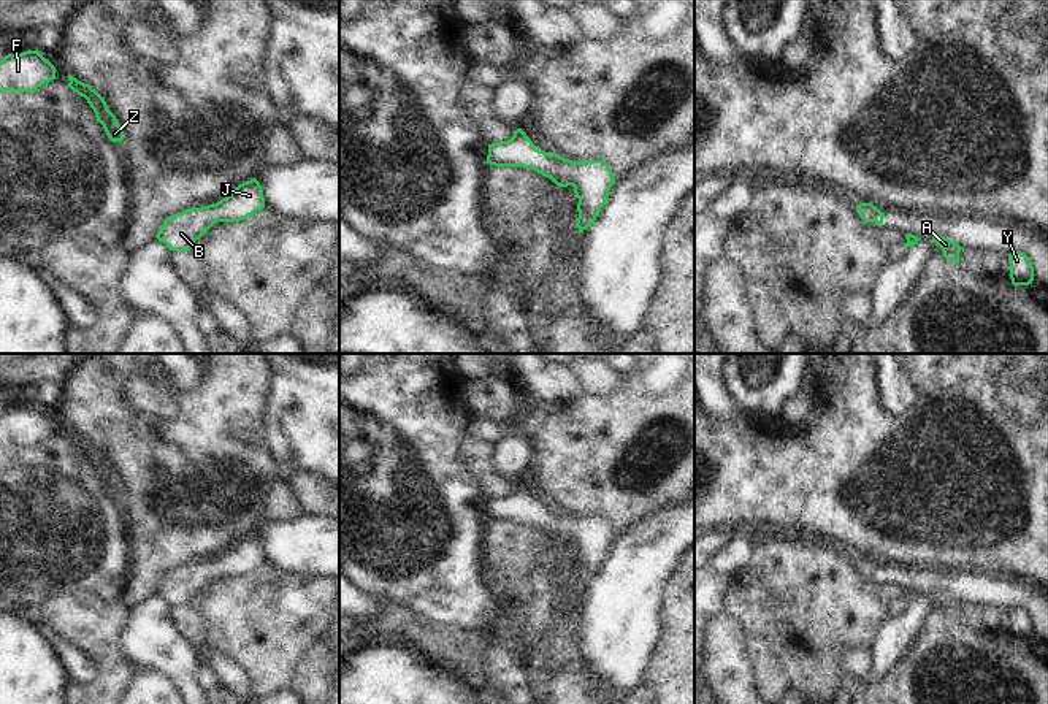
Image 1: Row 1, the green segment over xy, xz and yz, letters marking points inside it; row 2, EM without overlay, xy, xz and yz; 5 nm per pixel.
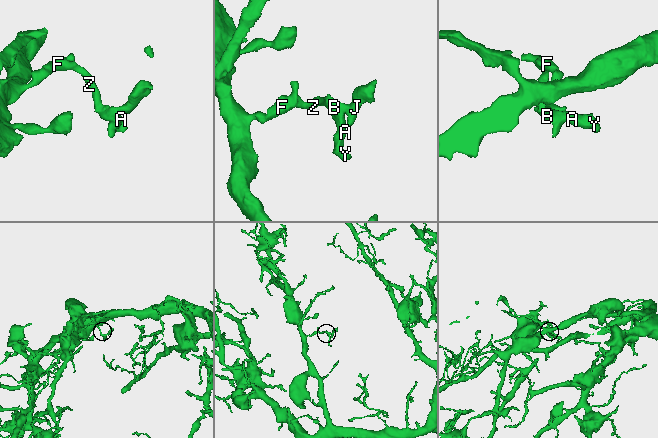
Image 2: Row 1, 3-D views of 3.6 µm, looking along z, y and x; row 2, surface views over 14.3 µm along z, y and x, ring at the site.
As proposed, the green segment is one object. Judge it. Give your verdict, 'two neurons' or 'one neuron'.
one neuron

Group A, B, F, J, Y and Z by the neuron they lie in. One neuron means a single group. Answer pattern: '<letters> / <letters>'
A B F J Y Z

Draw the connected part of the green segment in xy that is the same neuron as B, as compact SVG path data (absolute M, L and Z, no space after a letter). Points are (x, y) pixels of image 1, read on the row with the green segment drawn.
M254 178L239 184L216 205L190 208L166 217L155 238L170 251L189 251L217 220L239 222L262 208L265 208L263 190Z

